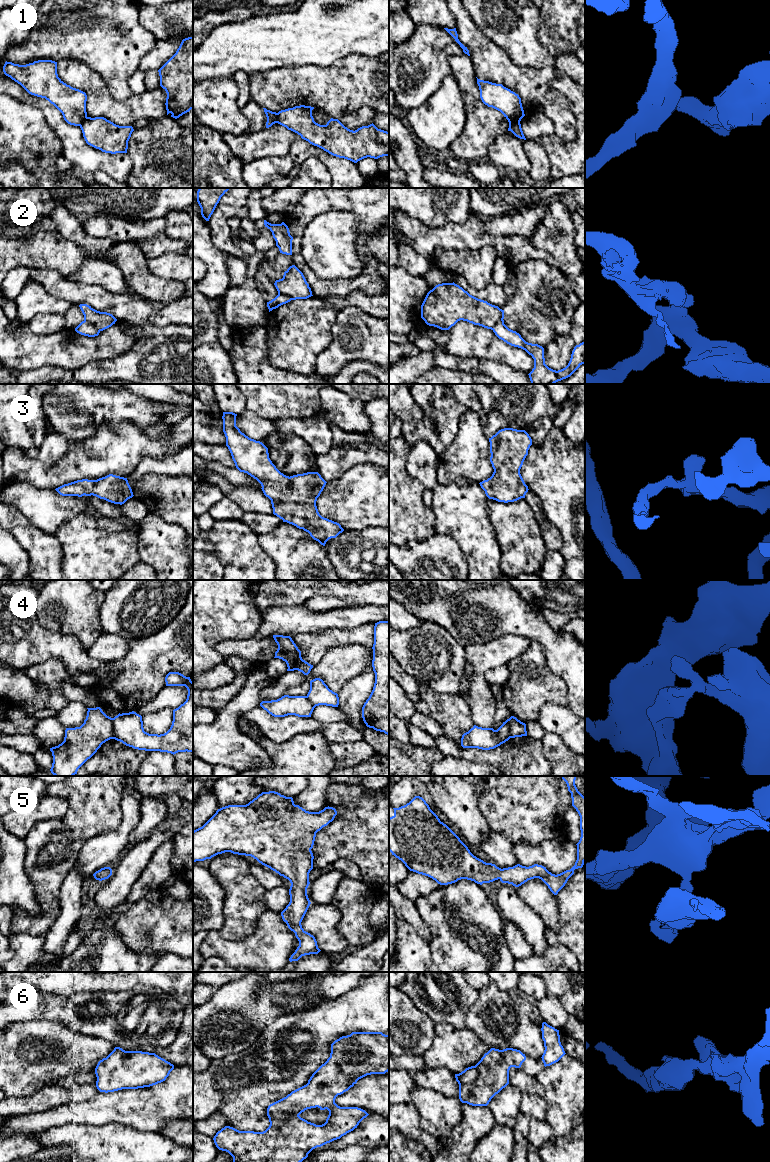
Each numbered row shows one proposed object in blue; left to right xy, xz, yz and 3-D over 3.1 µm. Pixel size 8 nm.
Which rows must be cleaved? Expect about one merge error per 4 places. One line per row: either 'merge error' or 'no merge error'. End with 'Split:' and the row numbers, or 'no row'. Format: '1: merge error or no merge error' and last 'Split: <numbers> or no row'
1: merge error
2: merge error
3: no merge error
4: merge error
5: no merge error
6: no merge error
Split: 1, 2, 4

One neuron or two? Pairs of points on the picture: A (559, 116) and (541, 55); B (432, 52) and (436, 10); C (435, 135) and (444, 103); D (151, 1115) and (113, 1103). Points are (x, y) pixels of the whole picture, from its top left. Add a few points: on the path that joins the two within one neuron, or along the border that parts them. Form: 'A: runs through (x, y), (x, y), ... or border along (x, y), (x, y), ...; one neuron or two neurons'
A: border along (553, 65), (541, 68), (520, 66); two neurons
B: border along (416, 25), (434, 24), (443, 28); two neurons
C: runs through (438, 127), (438, 122), (442, 118), (444, 111); one neuron
D: runs through (142, 1108), (122, 1107); one neuron

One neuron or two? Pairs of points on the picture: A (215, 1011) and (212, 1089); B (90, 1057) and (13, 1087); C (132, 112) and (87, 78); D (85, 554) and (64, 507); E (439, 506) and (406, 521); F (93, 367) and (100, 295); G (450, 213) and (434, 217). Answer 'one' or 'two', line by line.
A: two
B: one
C: one
D: two
E: two
F: two
G: one

